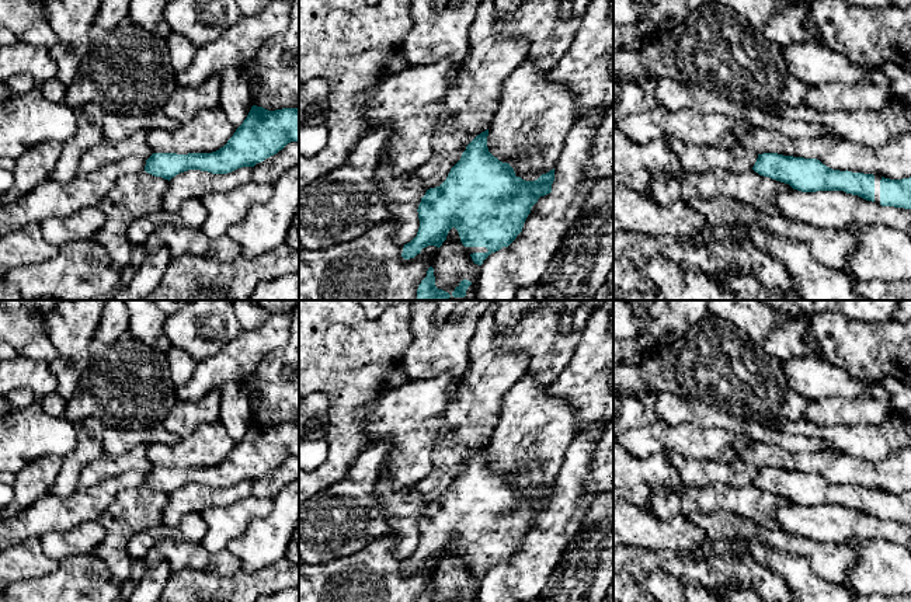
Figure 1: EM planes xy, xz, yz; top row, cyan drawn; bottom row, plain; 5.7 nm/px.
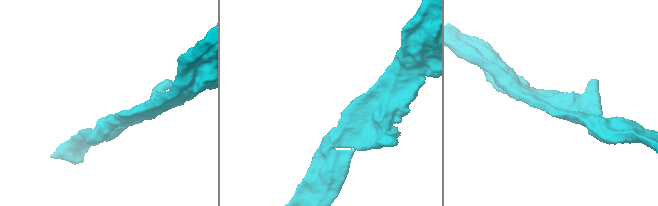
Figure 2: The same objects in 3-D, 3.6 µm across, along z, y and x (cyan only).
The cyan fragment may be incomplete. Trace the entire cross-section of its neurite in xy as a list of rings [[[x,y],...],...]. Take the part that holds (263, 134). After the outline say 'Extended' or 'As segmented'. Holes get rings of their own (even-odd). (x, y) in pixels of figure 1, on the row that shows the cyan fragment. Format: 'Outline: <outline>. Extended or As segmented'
Outline: [[[253,105],[247,118],[219,150],[153,153],[146,160],[145,171],[168,181],[188,170],[227,174],[241,167],[254,167],[291,142],[299,142],[299,108],[268,111]]]. As segmented

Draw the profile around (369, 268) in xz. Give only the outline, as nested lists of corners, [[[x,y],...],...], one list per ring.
[[[397,220],[378,225],[354,241],[326,248],[305,248],[299,254],[299,300],[417,300],[417,289],[434,264],[432,255],[404,260],[401,244],[393,240]]]

